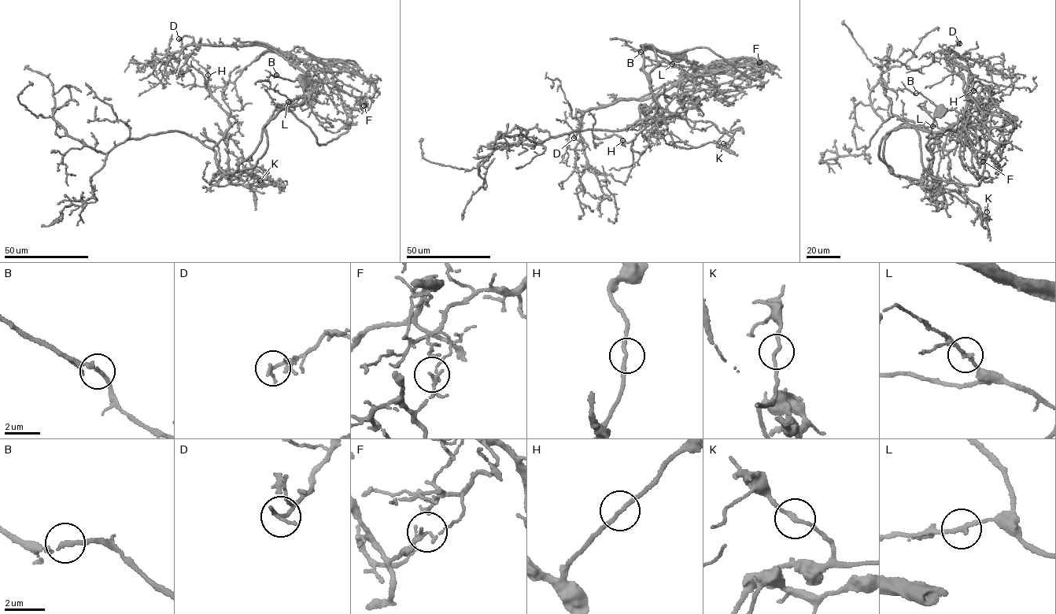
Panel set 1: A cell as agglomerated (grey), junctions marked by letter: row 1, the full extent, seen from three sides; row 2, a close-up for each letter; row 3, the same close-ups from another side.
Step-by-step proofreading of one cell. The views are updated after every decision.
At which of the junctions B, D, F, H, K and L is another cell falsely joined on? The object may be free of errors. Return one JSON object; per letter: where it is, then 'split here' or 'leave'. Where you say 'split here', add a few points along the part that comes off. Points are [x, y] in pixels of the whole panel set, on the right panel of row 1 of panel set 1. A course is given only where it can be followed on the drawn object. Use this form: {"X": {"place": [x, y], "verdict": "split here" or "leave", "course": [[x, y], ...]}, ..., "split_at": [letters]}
{"B": {"place": [916, 93], "verdict": "leave"}, "D": {"place": [959, 43], "verdict": "leave"}, "F": {"place": [983, 161], "verdict": "split here", "course": [[983, 161], [984, 112], [978, 186], [927, 172], [906, 123], [883, 151], [986, 220], [976, 207]]}, "H": {"place": [973, 90], "verdict": "leave"}, "K": {"place": [987, 212], "verdict": "leave"}, "L": {"place": [932, 126], "verdict": "leave"}, "split_at": ["F"]}

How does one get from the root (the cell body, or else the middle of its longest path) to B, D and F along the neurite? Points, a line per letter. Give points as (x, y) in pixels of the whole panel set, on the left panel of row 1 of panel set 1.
B: (303, 79), (308, 105), (303, 110), (300, 105), (308, 98), (313, 75), (304, 75), (292, 81), (276, 75)
D: (303, 79), (308, 105), (303, 110), (309, 95), (308, 75), (272, 49), (179, 38)
F: (303, 79), (308, 106), (301, 109), (311, 76), (319, 69), (363, 105)

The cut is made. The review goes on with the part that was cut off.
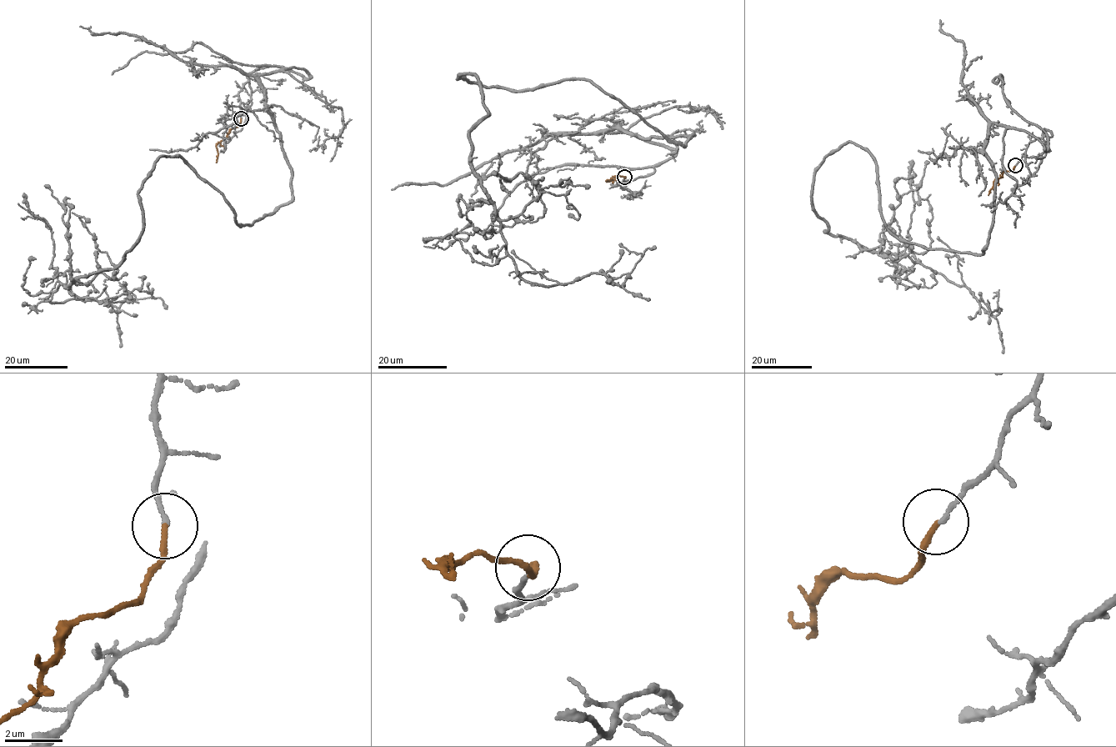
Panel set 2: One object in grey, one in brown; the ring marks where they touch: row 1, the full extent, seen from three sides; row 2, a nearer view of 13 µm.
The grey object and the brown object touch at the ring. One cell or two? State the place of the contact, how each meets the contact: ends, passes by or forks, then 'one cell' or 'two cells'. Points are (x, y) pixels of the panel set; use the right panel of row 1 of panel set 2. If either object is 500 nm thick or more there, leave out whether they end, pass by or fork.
place (1015, 165); grey ends; brown ends; one cell

